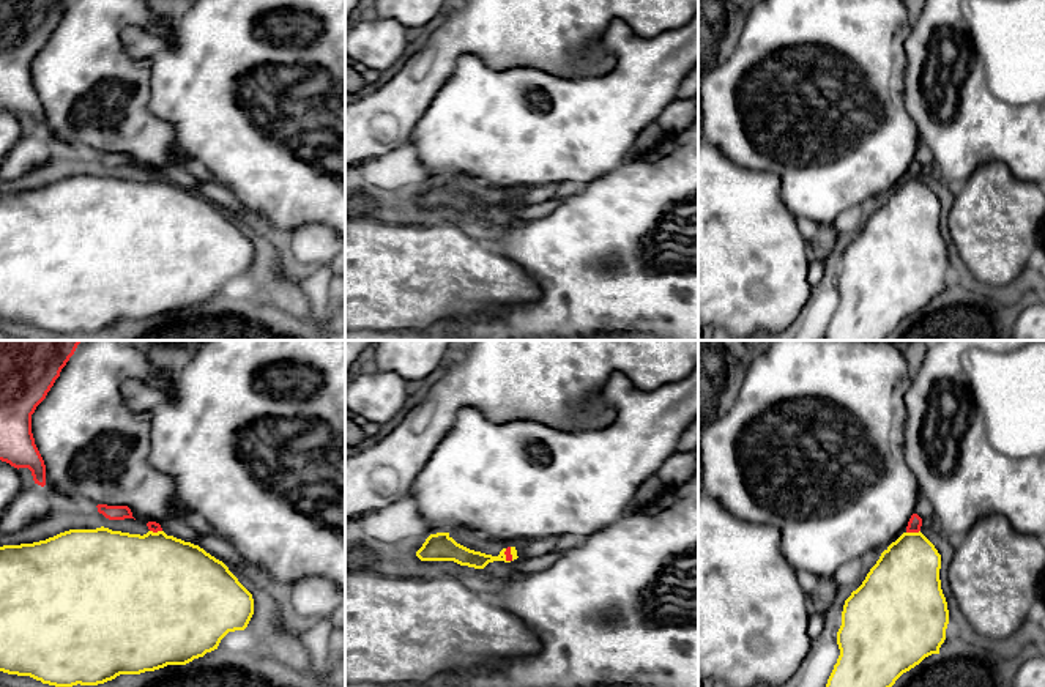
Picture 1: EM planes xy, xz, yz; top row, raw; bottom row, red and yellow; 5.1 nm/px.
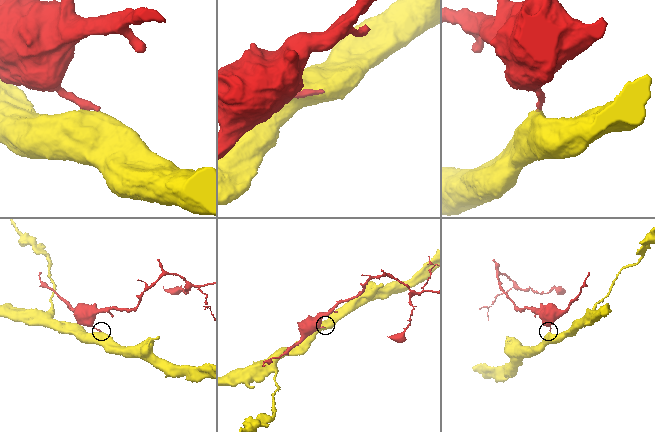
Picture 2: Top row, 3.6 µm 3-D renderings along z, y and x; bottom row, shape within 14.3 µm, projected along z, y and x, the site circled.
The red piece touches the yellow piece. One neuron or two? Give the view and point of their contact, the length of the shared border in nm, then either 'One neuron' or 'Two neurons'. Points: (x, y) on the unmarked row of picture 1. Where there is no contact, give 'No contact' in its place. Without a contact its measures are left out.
Touches red at yz (913, 178). Shared border 70 nm. Two neurons

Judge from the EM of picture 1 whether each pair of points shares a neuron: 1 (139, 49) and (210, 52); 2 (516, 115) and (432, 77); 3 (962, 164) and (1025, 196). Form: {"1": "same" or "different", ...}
{"1": "same", "2": "different", "3": "different"}

